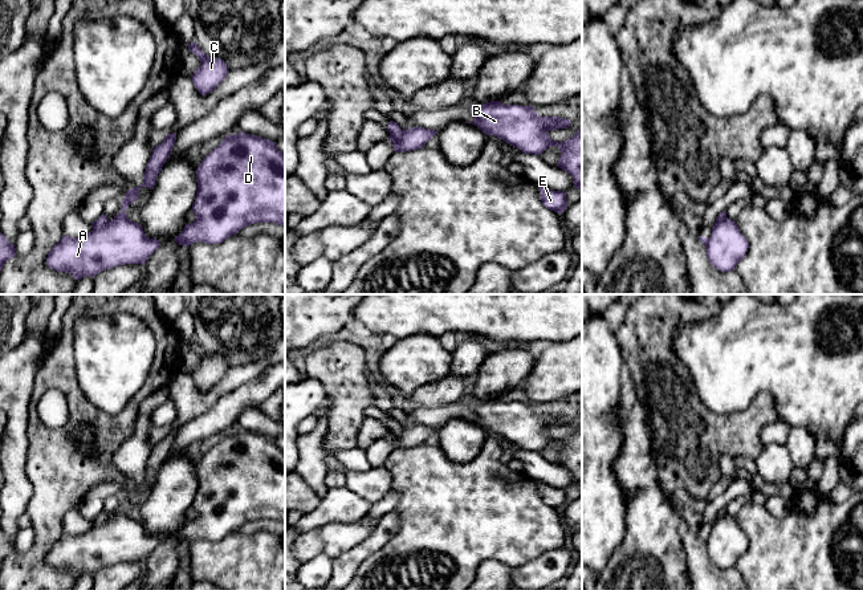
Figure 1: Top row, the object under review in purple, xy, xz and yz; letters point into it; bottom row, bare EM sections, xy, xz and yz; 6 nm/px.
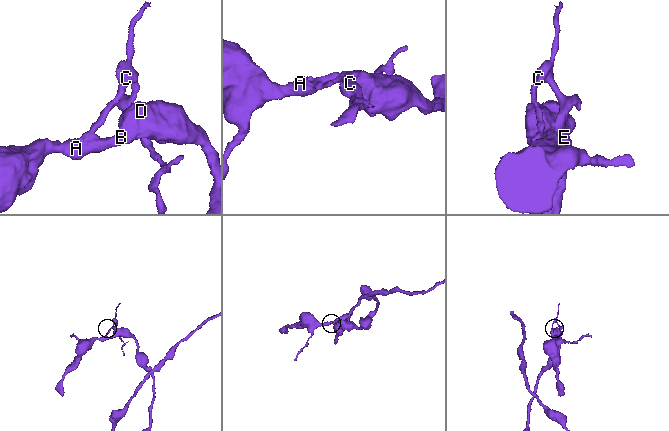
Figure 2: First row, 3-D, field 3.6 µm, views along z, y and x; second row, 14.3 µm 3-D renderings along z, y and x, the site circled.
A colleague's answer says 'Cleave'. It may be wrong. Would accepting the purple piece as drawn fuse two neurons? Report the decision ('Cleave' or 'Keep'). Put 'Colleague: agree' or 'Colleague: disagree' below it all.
Cleave
Colleague: agree

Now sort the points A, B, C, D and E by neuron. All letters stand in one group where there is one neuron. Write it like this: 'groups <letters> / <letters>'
groups A B D / C E

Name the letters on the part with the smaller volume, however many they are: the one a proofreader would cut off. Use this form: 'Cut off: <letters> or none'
Cut off: C, E

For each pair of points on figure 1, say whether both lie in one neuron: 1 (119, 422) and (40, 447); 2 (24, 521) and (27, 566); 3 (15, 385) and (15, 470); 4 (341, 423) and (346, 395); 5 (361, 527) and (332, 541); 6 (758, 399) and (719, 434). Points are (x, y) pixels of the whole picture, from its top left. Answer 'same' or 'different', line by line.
1: same
2: different
3: same
4: same
5: same
6: same

